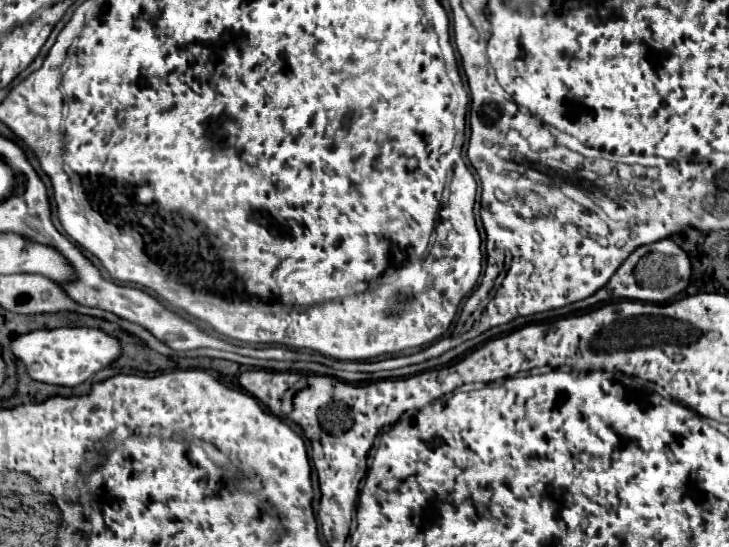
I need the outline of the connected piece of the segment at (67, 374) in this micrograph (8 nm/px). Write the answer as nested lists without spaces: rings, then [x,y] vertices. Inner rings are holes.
[[[56,328],[14,336],[10,342],[10,352],[26,366],[32,380],[58,386],[78,386],[116,360],[120,356],[120,344],[116,338],[96,328]]]

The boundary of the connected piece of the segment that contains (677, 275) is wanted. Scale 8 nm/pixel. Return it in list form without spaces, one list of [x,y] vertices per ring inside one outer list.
[[[660,240],[660,242],[650,242],[648,246],[638,246],[638,250],[634,250],[628,258],[628,262],[620,264],[620,268],[616,270],[614,278],[608,282],[608,286],[602,286],[596,294],[588,296],[586,300],[580,300],[576,304],[564,306],[560,310],[552,310],[552,312],[544,312],[538,314],[540,322],[550,320],[550,318],[558,318],[558,316],[566,316],[570,312],[576,310],[584,310],[590,308],[594,304],[600,302],[610,302],[610,300],[618,300],[618,298],[632,298],[632,300],[642,300],[642,302],[670,302],[676,298],[676,294],[680,294],[690,282],[690,260],[686,256],[686,252],[682,248],[678,248],[672,240]]]

